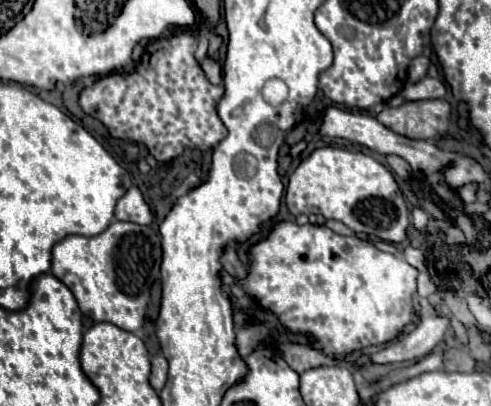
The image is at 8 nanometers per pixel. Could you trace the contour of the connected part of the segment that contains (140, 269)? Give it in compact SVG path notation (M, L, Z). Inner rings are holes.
M117 220L97 236L67 236L57 242L53 246L51 274L73 292L83 316L135 332L143 324L149 288L159 278L159 264L161 238L149 226Z

